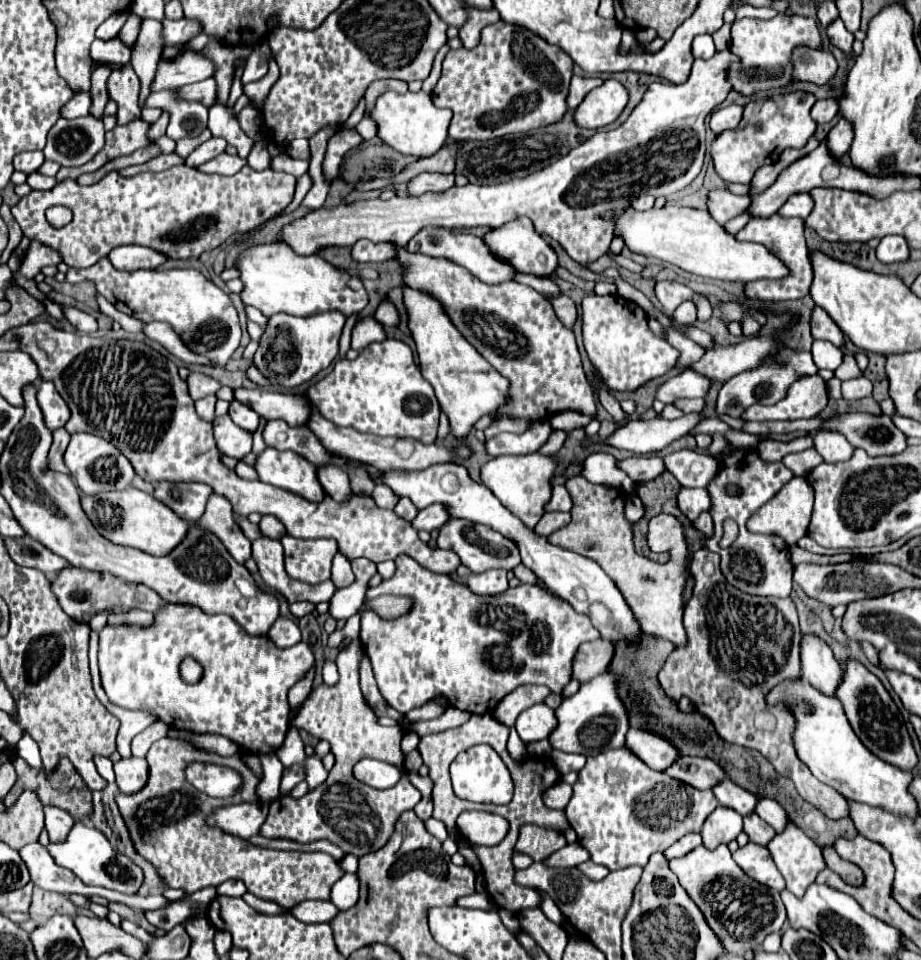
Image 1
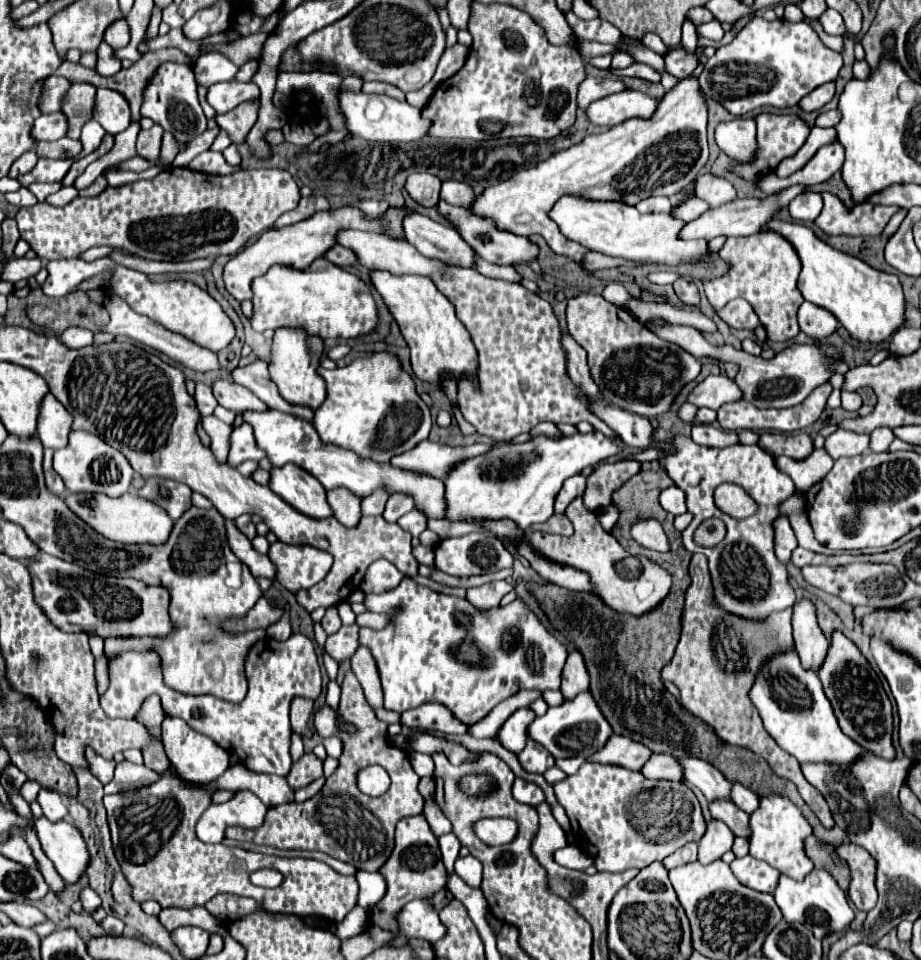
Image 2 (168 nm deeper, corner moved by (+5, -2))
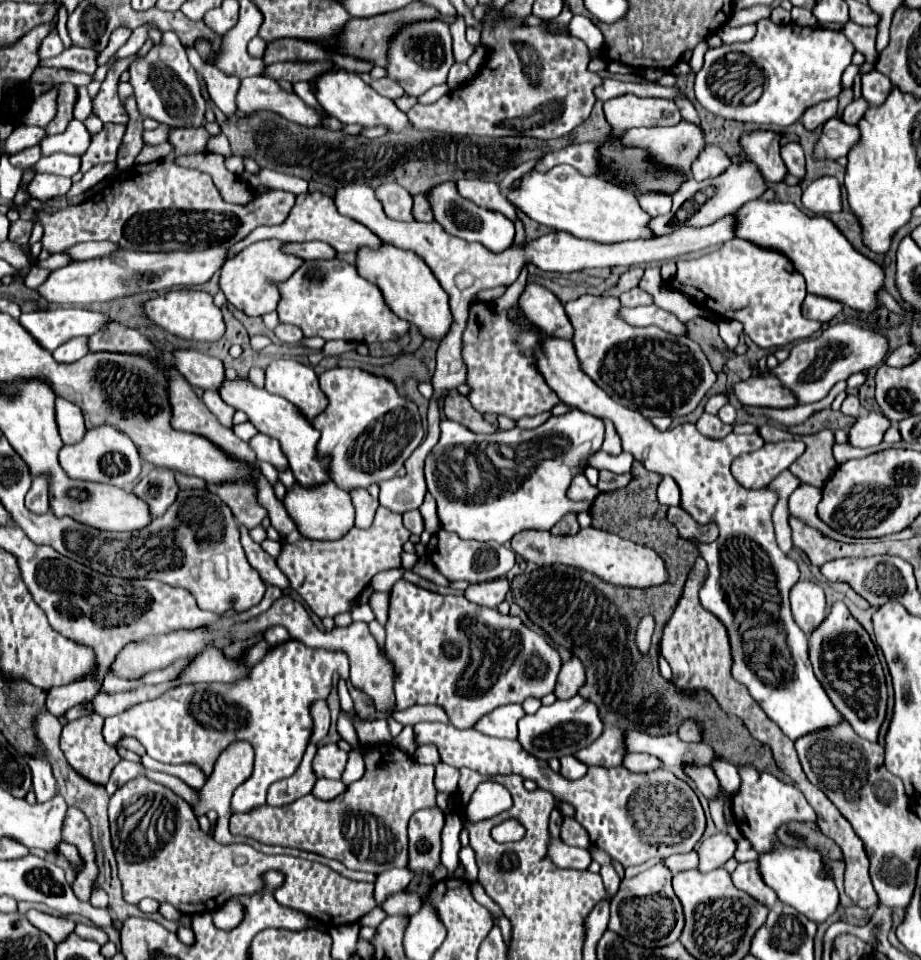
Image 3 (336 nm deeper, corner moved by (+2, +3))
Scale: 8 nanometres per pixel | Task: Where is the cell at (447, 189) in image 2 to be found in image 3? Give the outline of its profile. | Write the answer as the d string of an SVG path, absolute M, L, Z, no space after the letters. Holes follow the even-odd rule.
M458 180L456 186L458 186L458 192L464 198L470 198L474 204L494 210L494 212L502 212L512 222L518 220L516 208L506 200L506 196L500 192L498 184L484 182L484 180Z

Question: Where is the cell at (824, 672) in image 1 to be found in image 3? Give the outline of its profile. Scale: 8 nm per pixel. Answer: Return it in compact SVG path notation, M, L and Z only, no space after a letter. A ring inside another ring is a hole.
M796 582L790 590L790 604L794 620L806 634L812 632L826 616L824 590L814 582Z

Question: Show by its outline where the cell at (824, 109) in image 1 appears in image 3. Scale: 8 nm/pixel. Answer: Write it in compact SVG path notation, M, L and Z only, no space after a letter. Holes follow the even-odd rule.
M864 98L854 100L854 102L844 110L842 120L848 120L848 124L856 124L856 122L864 116L864 112L866 112L866 108L868 108L868 106L870 106L870 104L868 104Z

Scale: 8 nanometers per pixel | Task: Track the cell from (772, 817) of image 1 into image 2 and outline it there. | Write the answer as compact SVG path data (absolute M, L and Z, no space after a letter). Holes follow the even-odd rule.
M733 783L733 793L731 793L731 797L733 797L733 803L739 807L739 809L743 809L745 813L753 813L753 809L757 809L757 805L759 805L759 795L755 795L751 789L747 789L747 787L743 787L743 785L739 785L739 783Z

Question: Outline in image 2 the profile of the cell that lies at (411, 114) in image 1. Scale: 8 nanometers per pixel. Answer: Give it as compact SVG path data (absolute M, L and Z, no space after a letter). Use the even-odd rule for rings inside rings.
M339 91L341 111L347 119L347 129L367 141L385 143L409 143L427 137L431 121L421 117L421 109L409 105L407 101L397 101L389 95L365 95L365 93L343 93Z

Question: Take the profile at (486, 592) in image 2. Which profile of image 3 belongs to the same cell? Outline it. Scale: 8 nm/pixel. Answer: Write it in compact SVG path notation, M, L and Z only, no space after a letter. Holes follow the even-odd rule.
M500 578L500 580L494 580L494 582L468 586L466 592L464 592L464 596L466 596L466 600L470 600L472 604L496 608L496 606L506 598L508 590L510 590L508 580L506 580L506 578Z

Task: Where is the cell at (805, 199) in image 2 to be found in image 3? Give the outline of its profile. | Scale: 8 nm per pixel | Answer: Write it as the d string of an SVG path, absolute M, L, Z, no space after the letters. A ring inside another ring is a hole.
M822 176L804 188L802 204L814 214L832 214L842 210L840 182L834 176Z

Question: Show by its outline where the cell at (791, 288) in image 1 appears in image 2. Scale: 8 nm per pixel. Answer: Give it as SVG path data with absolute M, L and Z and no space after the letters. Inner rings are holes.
M767 229L749 237L729 237L719 251L719 255L729 263L729 273L715 281L705 281L705 295L713 307L723 307L731 299L745 299L757 313L761 325L767 329L769 341L787 341L799 333L797 309L803 297L797 289L797 277L801 271L801 261L793 245L775 231Z

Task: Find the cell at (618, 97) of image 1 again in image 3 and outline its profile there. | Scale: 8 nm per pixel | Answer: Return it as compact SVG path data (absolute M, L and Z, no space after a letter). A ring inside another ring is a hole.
M634 94L604 102L604 114L616 134L628 128L672 126L680 122L680 110L672 100L638 98Z

